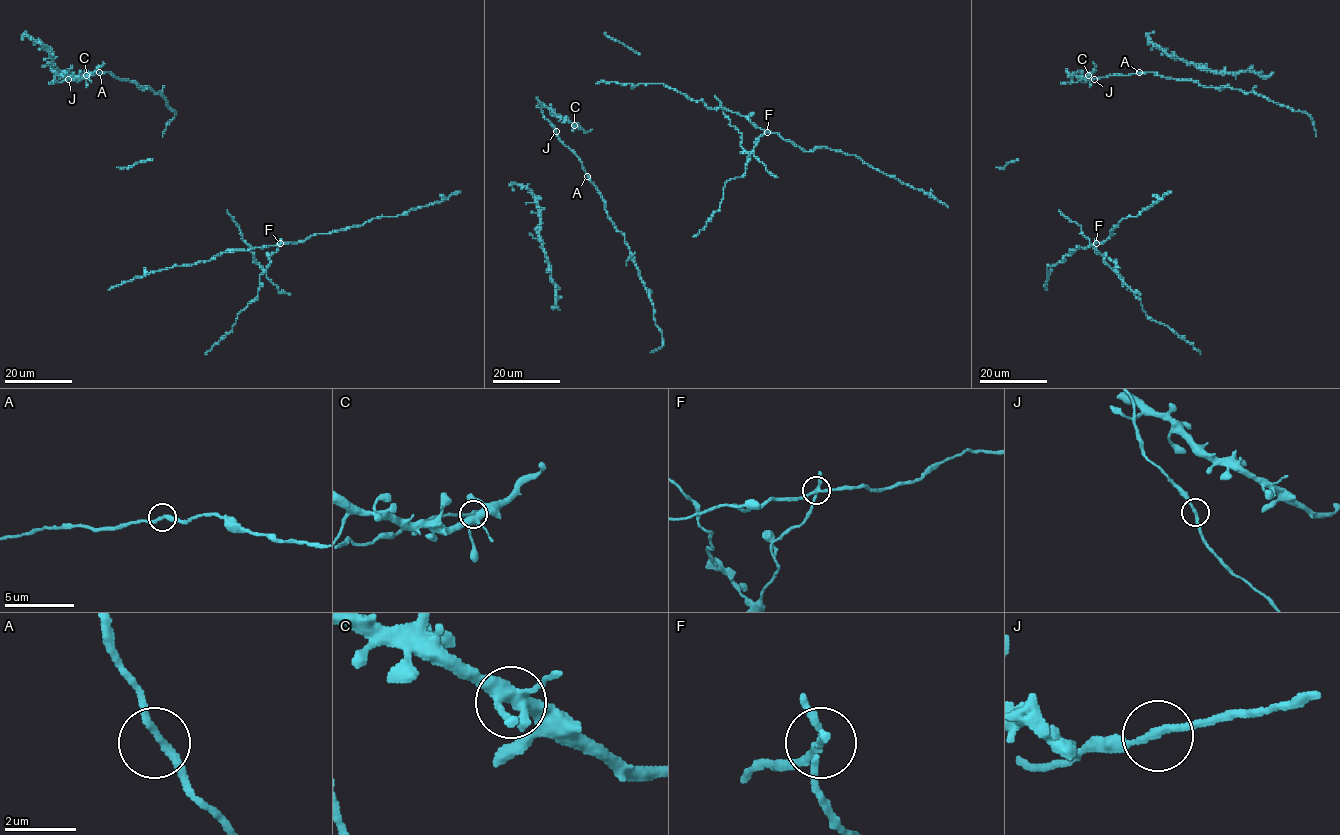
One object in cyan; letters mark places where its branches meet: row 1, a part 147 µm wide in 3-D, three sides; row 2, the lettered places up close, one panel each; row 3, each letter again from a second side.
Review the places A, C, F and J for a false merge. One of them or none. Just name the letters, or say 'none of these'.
F

